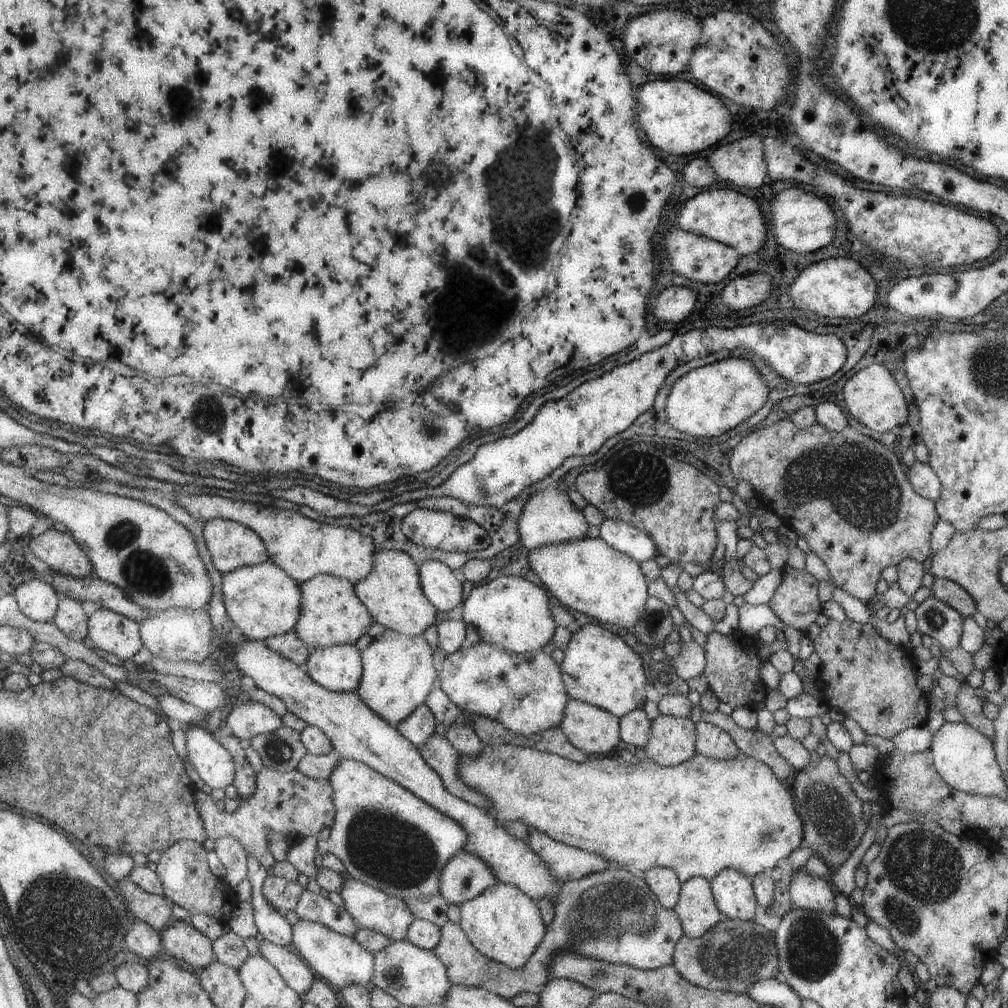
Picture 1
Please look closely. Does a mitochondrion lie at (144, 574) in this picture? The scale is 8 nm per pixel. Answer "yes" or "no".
yes

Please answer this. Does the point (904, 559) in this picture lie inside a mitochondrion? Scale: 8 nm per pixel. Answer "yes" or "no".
no

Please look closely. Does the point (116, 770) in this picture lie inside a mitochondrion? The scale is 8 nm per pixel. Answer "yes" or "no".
yes

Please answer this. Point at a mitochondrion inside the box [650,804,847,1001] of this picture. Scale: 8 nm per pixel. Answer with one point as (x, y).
(733, 953)

